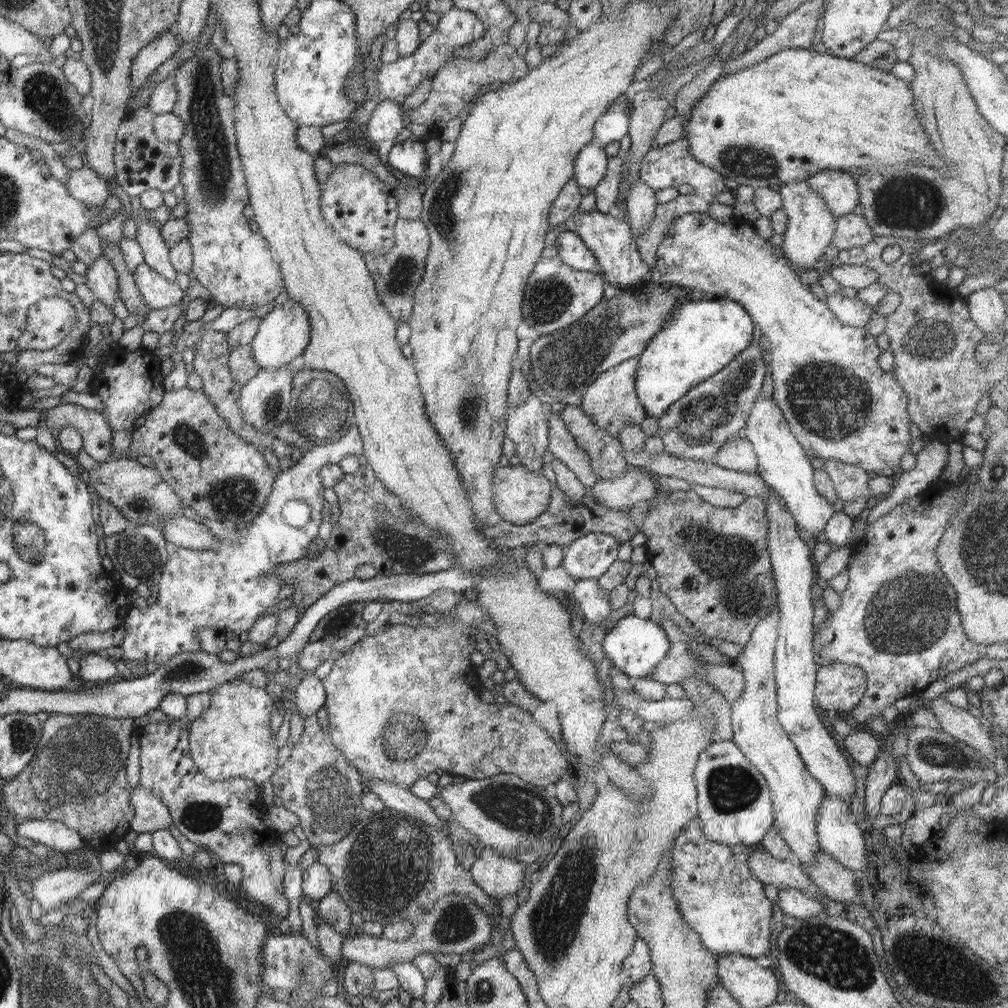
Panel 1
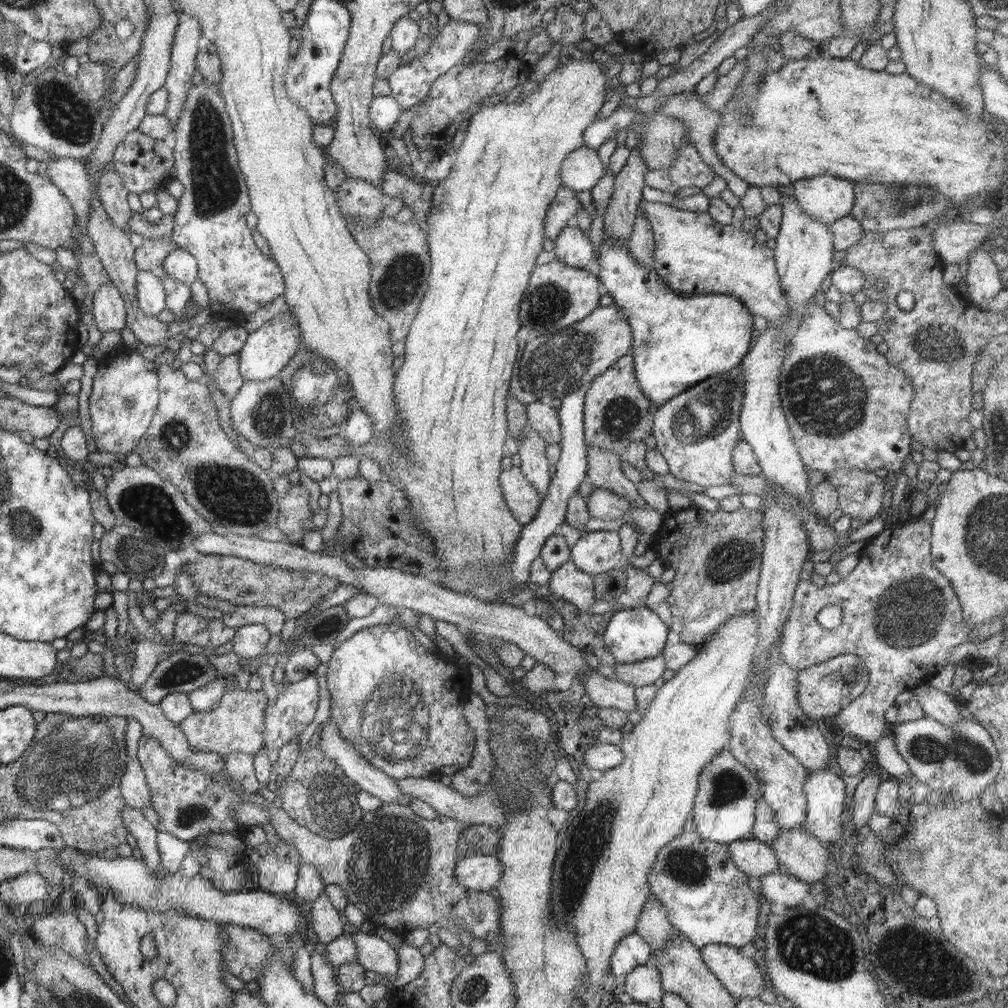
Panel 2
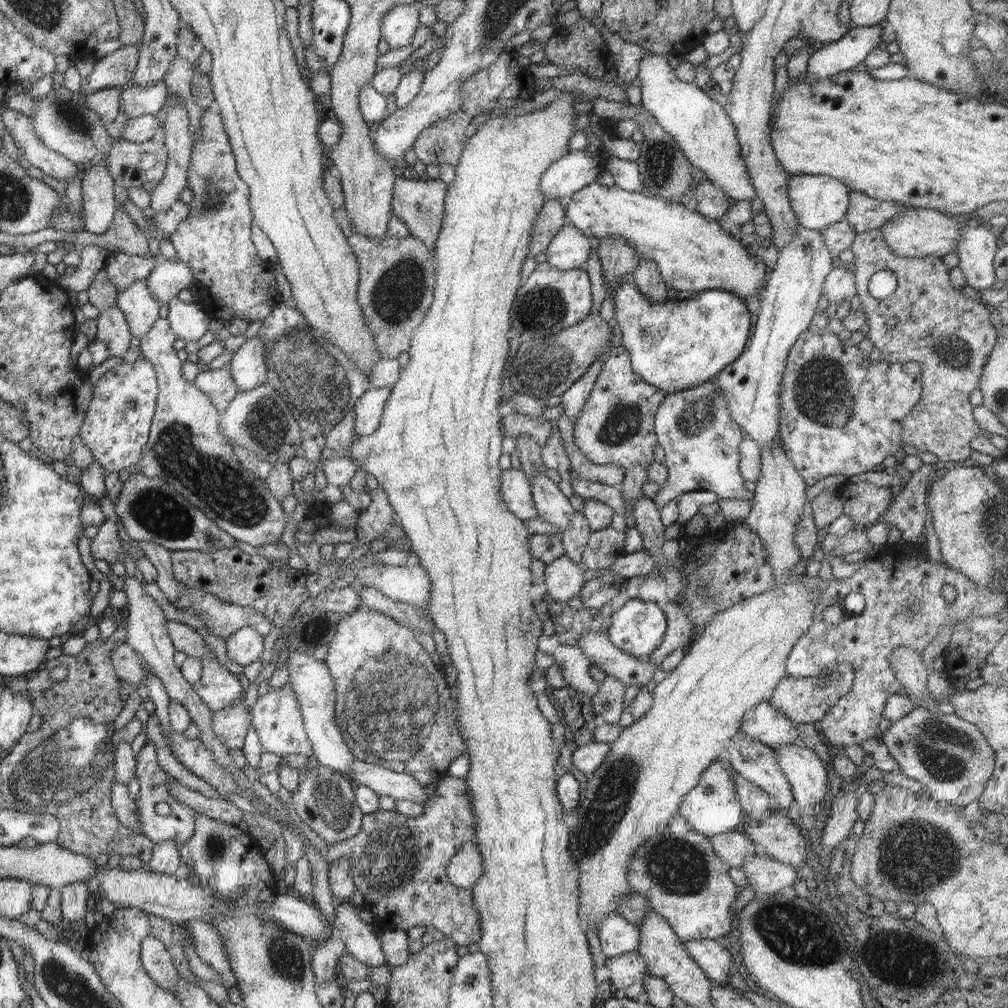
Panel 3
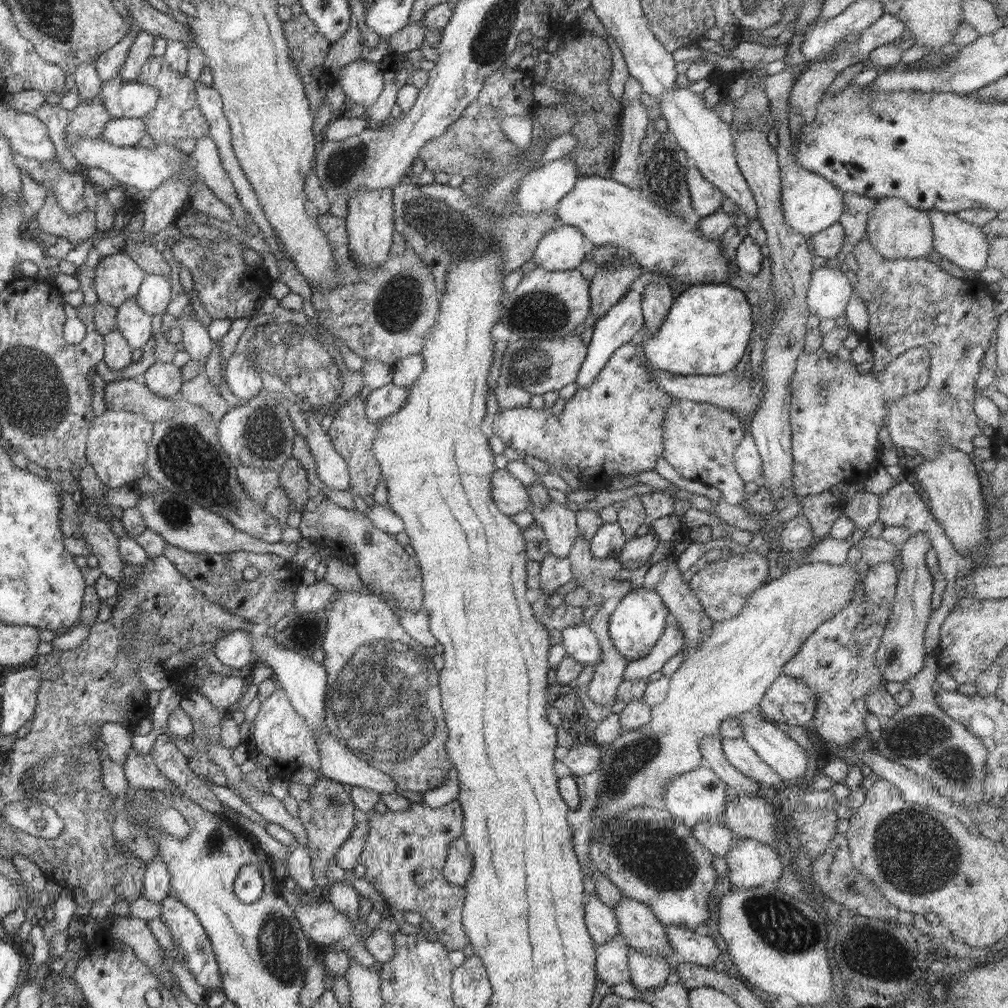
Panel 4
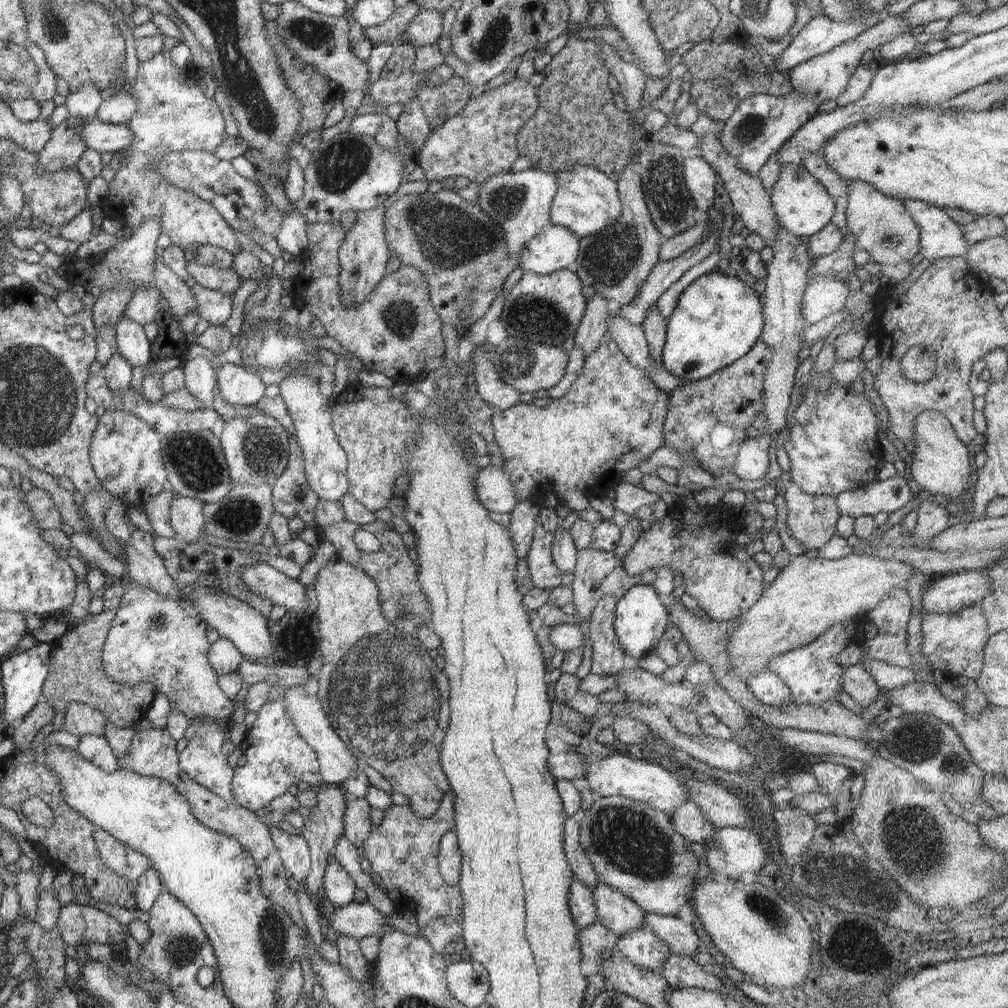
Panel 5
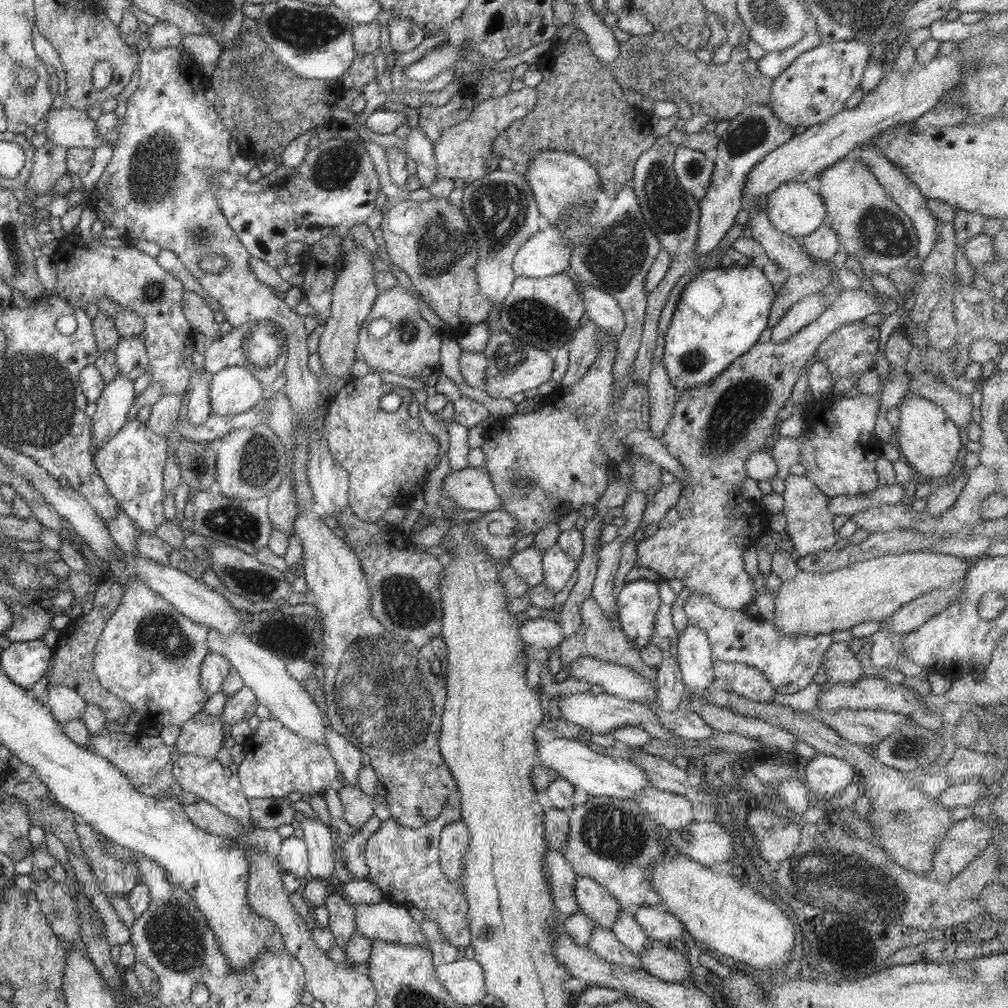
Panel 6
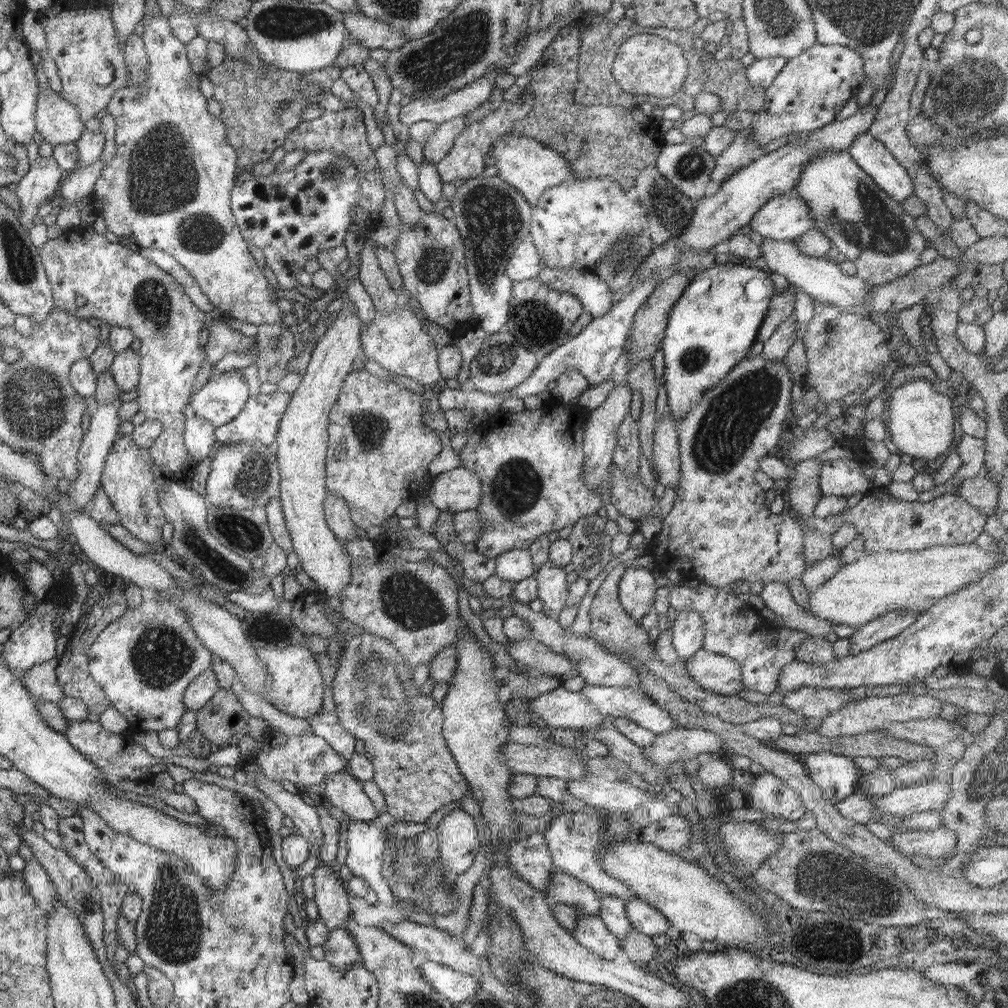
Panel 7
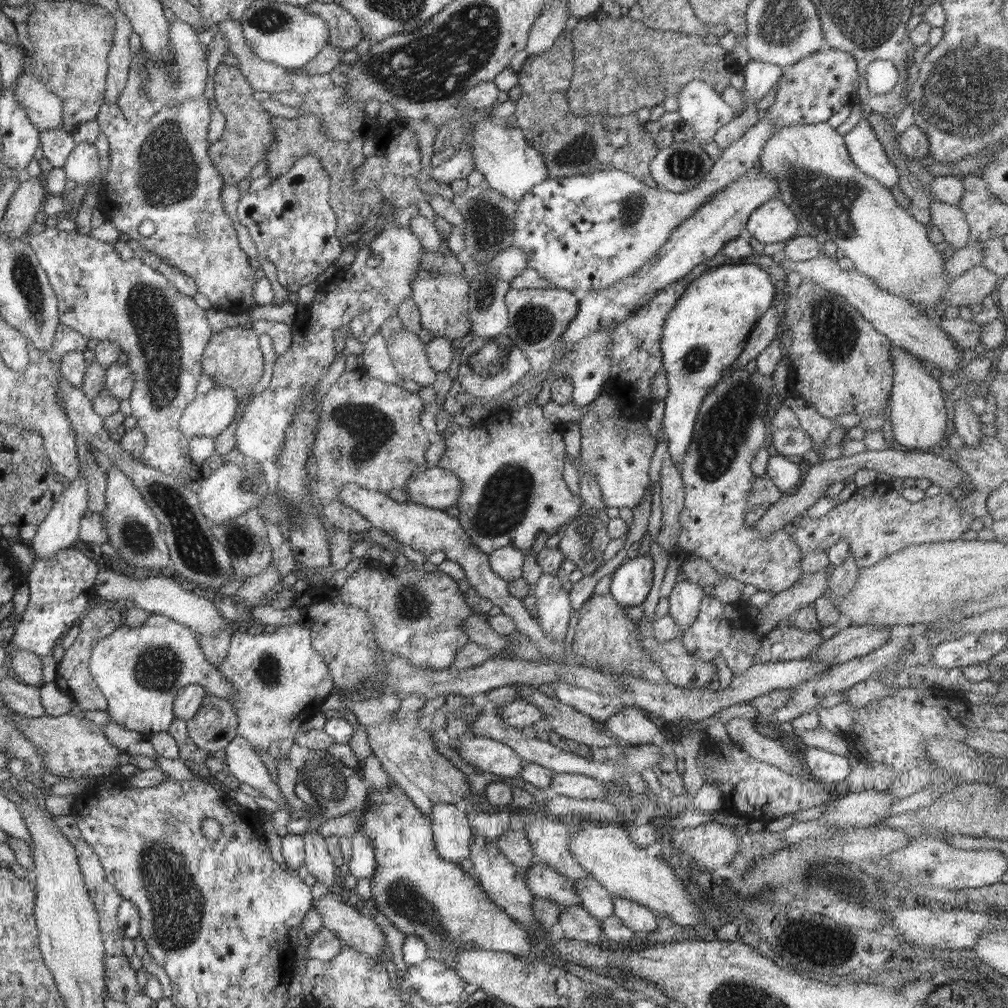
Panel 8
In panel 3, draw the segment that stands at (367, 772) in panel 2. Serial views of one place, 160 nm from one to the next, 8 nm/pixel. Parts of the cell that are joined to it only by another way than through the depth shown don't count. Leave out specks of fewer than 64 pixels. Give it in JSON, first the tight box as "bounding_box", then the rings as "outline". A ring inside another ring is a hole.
{"bounding_box":[285,651,356,774],"outline":[[[293,651],[285,658],[285,666],[289,670],[289,685],[297,694],[299,700],[300,712],[304,719],[304,729],[306,729],[308,738],[311,742],[316,760],[322,766],[328,766],[344,774],[349,772],[351,762],[356,759],[345,745],[345,734],[338,729],[335,713],[335,688],[333,685],[333,676],[325,662],[318,661],[312,657],[312,654],[306,654],[303,651]]]}

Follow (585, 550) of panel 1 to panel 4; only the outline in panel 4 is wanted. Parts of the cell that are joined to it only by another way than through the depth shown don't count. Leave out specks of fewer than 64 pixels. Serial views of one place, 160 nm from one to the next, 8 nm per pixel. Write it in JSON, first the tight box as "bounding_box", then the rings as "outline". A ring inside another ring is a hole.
{"bounding_box":[591,523,628,563],"outline":[[[605,523],[591,538],[592,554],[605,563],[618,559],[618,555],[628,539],[617,523]]]}

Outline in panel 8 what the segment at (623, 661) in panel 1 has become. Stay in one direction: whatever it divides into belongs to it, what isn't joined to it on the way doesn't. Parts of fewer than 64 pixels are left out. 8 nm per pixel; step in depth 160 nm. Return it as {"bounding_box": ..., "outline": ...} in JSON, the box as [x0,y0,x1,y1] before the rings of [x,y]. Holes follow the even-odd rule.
{"bounding_box":[612,553,654,608],"outline":[[[649,553],[628,558],[612,576],[612,597],[626,608],[641,605],[652,589],[653,571],[654,561]]]}

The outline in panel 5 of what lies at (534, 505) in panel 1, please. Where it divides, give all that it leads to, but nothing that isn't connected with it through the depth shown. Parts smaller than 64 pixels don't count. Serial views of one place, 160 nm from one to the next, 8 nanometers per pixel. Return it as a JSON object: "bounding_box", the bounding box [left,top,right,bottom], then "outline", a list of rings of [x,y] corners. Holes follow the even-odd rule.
{"bounding_box":[474,465,519,514],"outline":[[[491,465],[482,468],[478,472],[474,489],[476,489],[478,501],[482,507],[490,511],[490,514],[510,513],[519,502],[516,489],[502,468]]]}

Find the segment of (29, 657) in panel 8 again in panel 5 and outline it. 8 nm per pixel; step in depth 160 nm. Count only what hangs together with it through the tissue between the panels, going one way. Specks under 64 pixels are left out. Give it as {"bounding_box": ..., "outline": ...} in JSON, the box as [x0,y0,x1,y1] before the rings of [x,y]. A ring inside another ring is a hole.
{"bounding_box":[62,701,108,736],"outline":[[[73,701],[64,713],[62,731],[82,736],[85,734],[95,734],[103,736],[106,730],[108,719],[99,710],[93,709],[86,703]]]}

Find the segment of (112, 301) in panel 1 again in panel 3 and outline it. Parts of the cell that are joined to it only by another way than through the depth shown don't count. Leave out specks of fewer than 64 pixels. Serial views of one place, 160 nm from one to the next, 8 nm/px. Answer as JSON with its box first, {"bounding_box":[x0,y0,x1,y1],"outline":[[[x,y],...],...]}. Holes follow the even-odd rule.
{"bounding_box":[96,304,132,357],"outline":[[[115,304],[100,312],[97,319],[96,339],[106,345],[110,357],[123,356],[132,338],[124,313]]]}

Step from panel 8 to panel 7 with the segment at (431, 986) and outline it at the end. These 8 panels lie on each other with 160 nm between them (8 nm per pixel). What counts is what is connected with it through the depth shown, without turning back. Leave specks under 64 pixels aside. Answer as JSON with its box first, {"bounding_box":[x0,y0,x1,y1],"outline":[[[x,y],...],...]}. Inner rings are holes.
{"bounding_box":[421,961,480,1006],"outline":[[[429,961],[424,962],[421,968],[424,979],[430,982],[432,989],[453,1005],[458,1006],[460,1003],[466,1002],[470,996],[475,996],[480,988],[478,976],[456,972],[443,964]]]}

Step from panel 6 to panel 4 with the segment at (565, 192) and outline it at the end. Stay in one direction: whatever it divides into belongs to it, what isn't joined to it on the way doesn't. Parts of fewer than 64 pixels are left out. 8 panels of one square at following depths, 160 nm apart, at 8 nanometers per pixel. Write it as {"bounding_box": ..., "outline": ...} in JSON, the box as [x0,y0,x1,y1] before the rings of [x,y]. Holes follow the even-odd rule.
{"bounding_box":[556,175,729,288],"outline":[[[580,175],[574,188],[559,202],[556,215],[563,225],[578,228],[594,247],[612,244],[614,247],[625,248],[644,270],[658,273],[660,278],[672,278],[675,286],[684,288],[700,283],[729,284],[728,259],[724,257],[721,240],[704,239],[697,224],[688,224],[679,214],[660,208],[640,188],[620,184],[613,177]]]}

